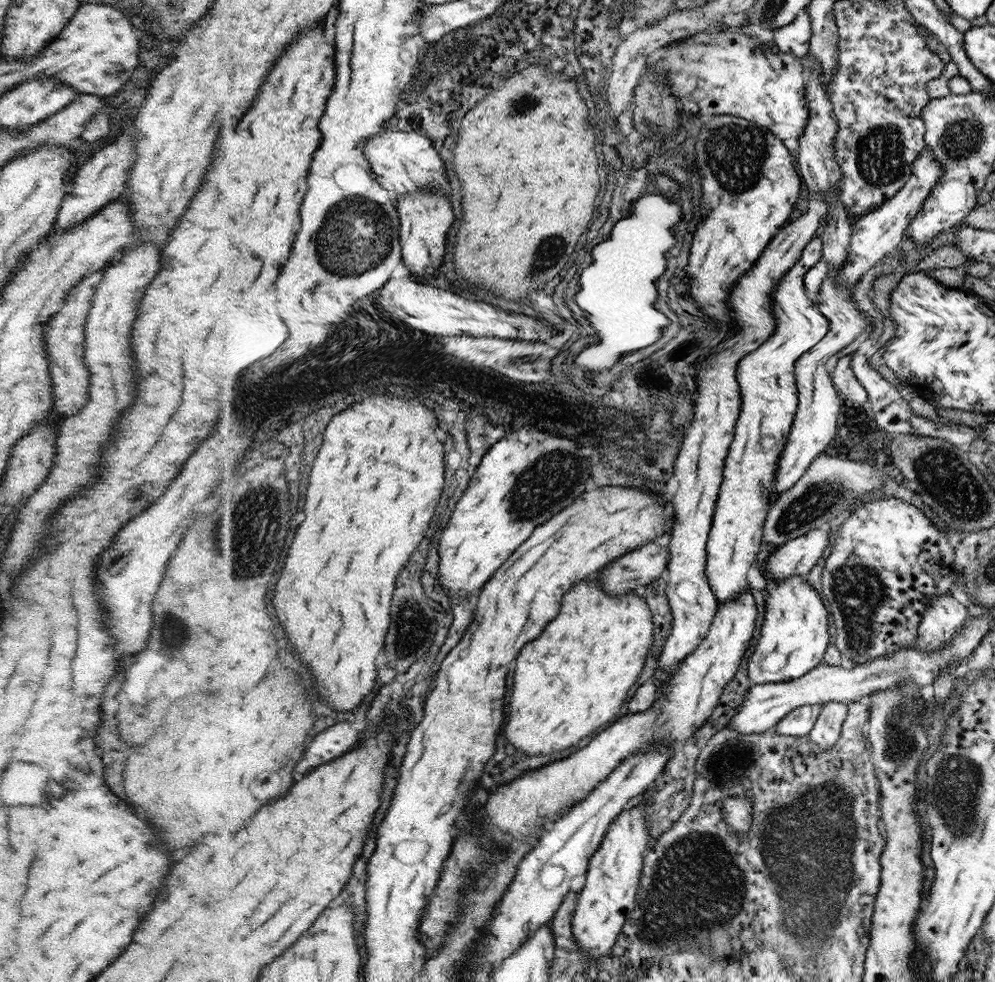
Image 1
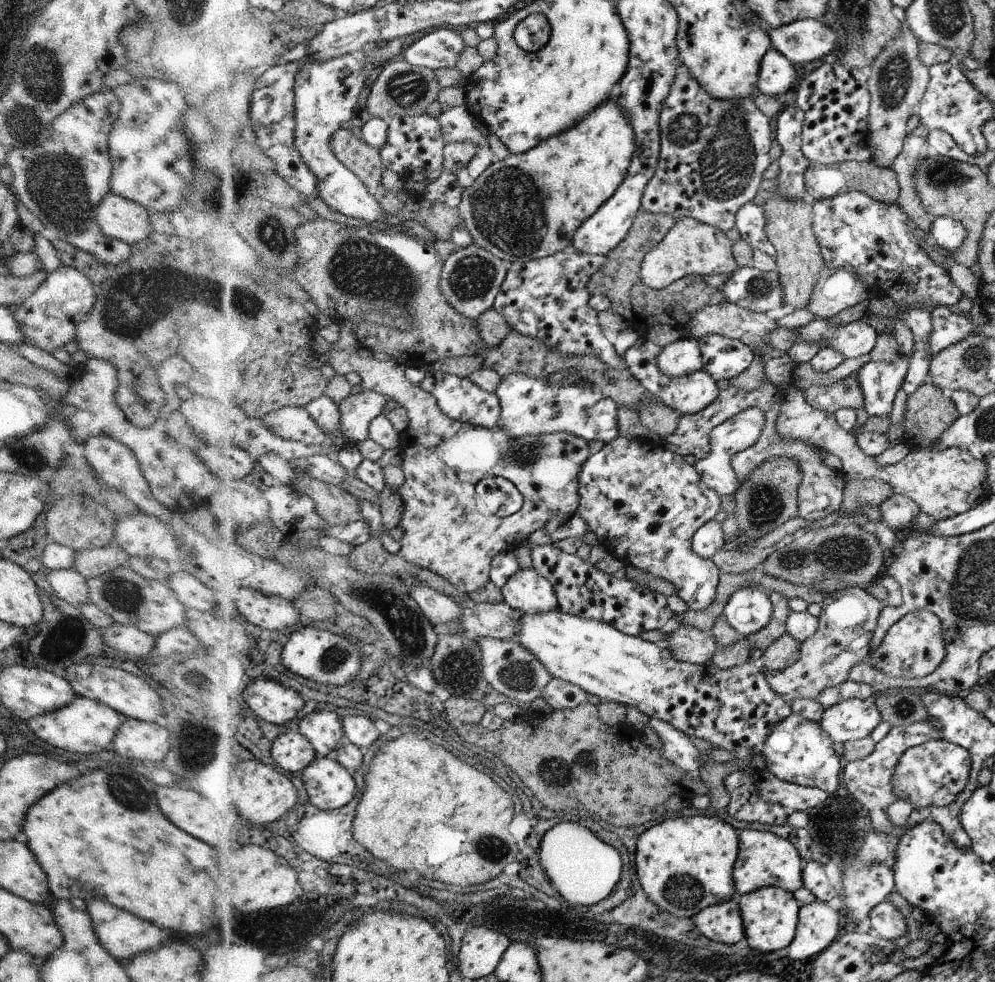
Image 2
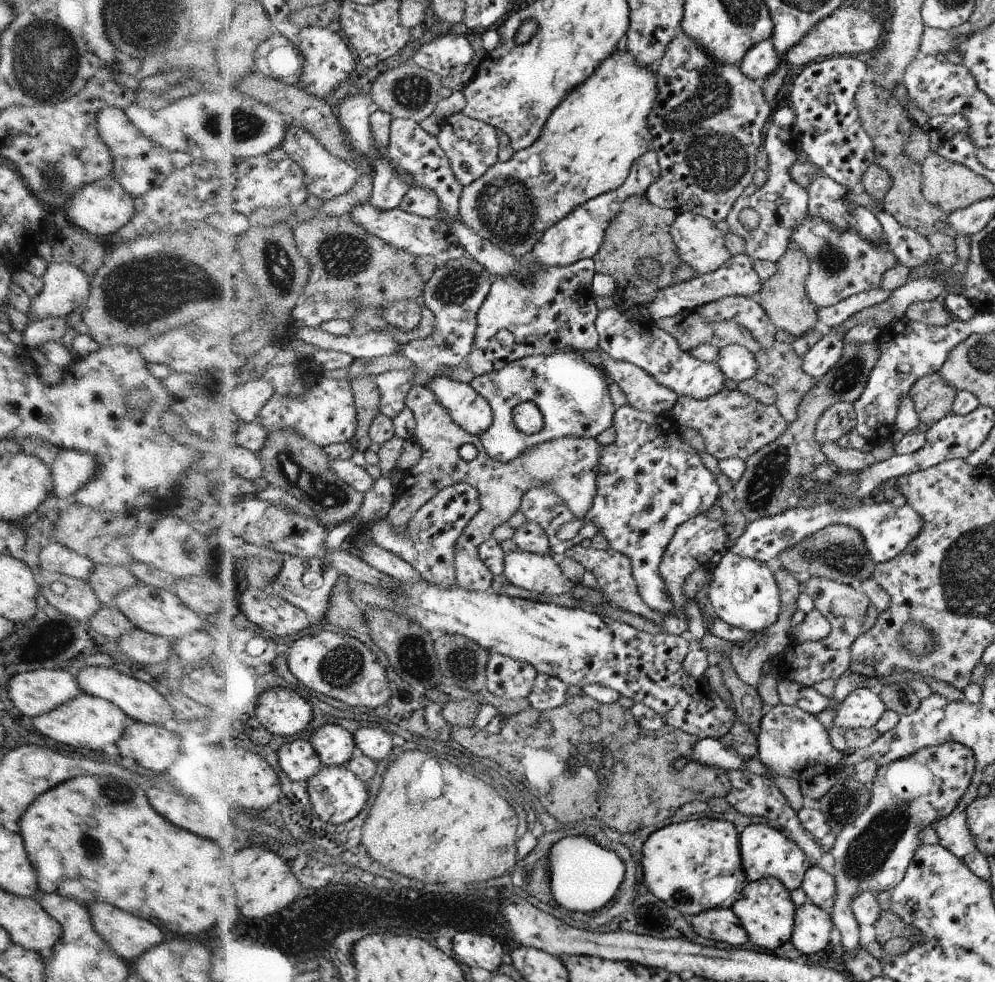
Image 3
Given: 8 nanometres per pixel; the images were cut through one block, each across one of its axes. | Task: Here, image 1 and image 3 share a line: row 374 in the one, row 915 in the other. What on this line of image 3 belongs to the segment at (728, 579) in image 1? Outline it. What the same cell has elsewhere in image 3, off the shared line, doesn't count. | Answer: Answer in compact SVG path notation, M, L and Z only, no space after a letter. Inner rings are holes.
M760 878L757 882L748 882L745 891L731 909L741 919L742 926L749 934L749 940L758 948L774 950L793 939L796 928L797 907L793 903L792 892L778 878Z

